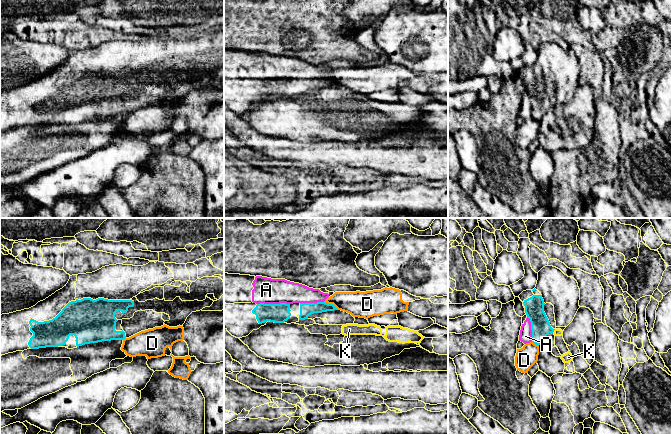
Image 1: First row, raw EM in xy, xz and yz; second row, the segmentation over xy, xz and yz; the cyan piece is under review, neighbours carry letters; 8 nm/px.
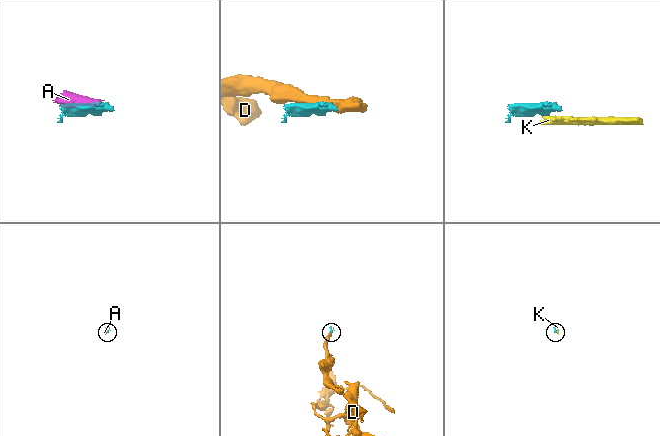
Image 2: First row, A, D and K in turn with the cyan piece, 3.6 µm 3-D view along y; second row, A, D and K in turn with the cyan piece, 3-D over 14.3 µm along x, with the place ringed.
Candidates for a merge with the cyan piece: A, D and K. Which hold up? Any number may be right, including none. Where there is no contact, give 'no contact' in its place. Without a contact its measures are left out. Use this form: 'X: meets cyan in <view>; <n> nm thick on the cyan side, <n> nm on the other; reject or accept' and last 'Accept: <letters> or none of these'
A: meets cyan in xz; 160 nm thick on the cyan side, 200 nm on the other; accept
D: meets cyan in xz; 110 nm thick on the cyan side, 200 nm on the other; reject
K: meets cyan in yz; 160 nm thick on the cyan side, 60 nm on the other; reject
Accept: A

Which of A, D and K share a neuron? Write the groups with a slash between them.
A / D / K

